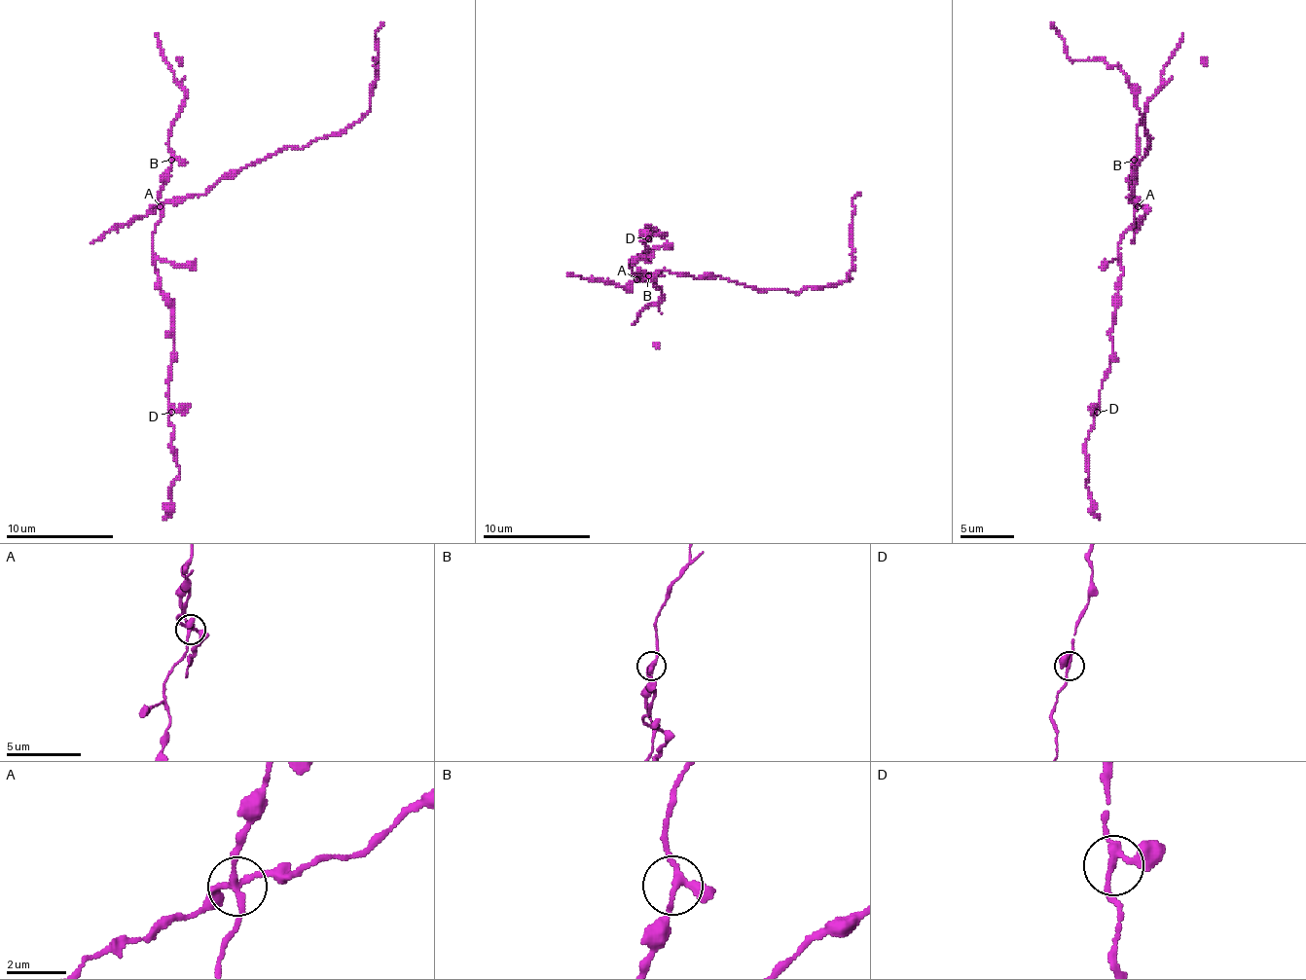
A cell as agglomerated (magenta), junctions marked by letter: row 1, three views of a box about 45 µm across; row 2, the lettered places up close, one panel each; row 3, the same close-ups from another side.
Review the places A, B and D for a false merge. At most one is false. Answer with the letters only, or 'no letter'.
A

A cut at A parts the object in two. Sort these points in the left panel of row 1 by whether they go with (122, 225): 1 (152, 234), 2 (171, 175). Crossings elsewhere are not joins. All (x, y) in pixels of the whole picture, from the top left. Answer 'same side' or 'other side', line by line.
1: other side
2: other side

